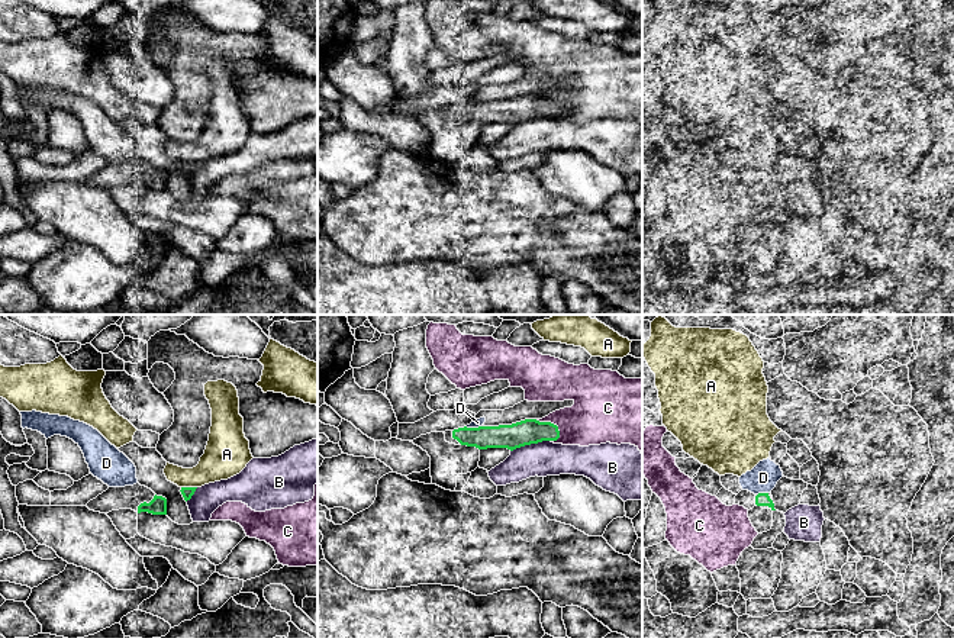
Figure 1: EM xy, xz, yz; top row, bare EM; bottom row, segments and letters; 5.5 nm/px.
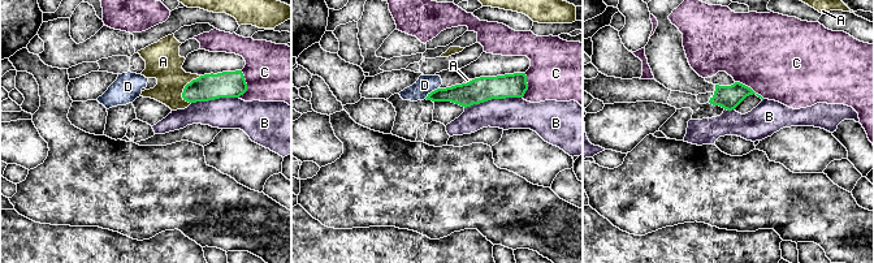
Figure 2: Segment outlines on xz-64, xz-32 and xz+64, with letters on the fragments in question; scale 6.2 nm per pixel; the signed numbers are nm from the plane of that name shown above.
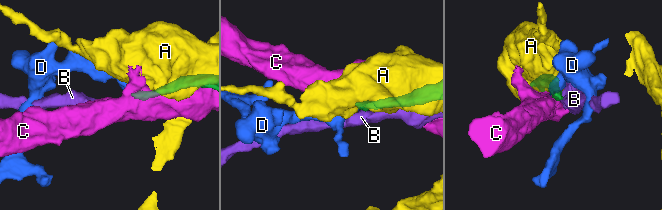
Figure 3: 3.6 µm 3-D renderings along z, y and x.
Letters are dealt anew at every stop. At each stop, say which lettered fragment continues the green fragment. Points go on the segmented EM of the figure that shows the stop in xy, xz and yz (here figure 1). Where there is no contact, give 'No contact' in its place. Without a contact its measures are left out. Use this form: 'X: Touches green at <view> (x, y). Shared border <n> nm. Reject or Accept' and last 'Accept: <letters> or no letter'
A: Touches green at xy (189, 487). Shared border 90 nm. Reject
B: Touches green at xz (529, 444). Shared border 240 nm. Reject
C: Touches green at xz (550, 422). Shared border 170 nm. Reject
D: Touches green at yz (761, 493). Shared border 70 nm. Reject
Accept: no letter

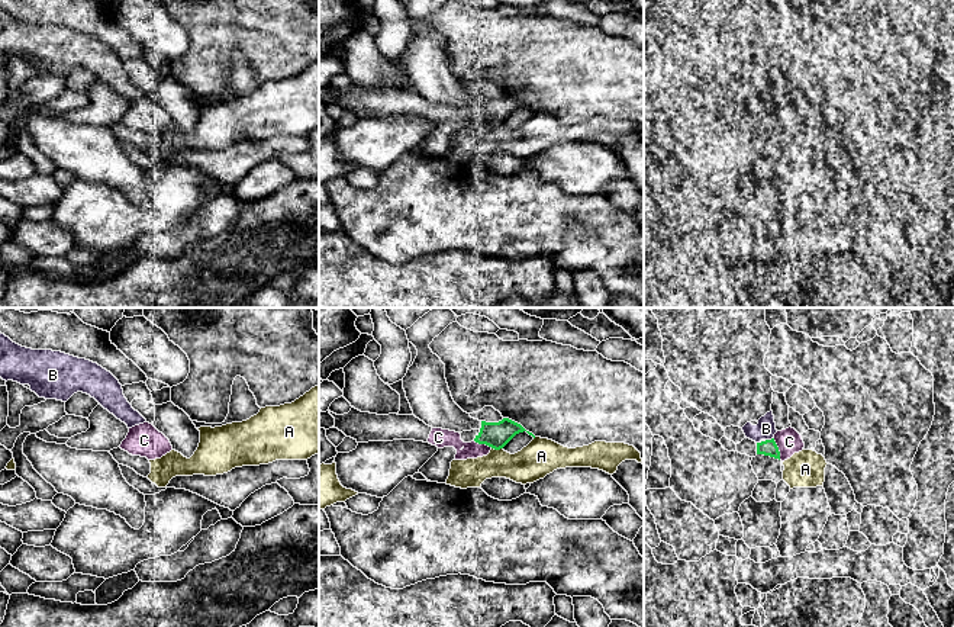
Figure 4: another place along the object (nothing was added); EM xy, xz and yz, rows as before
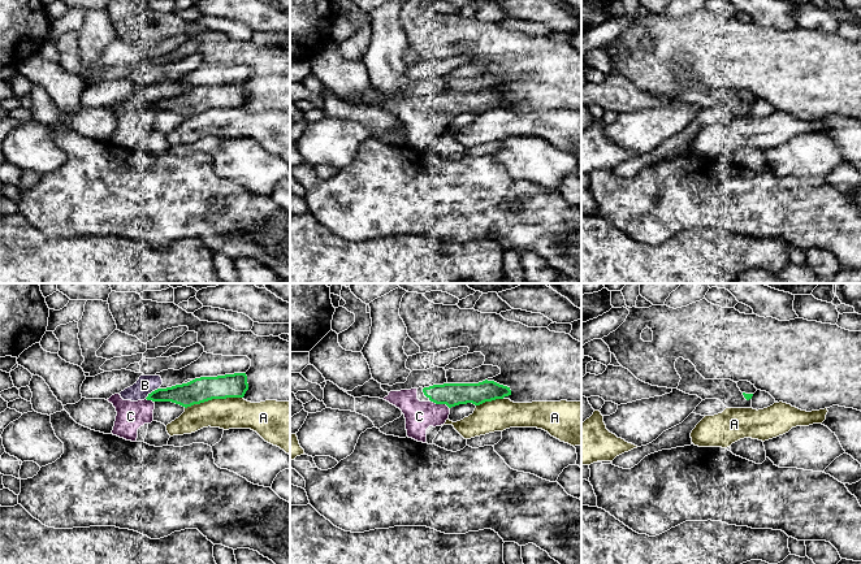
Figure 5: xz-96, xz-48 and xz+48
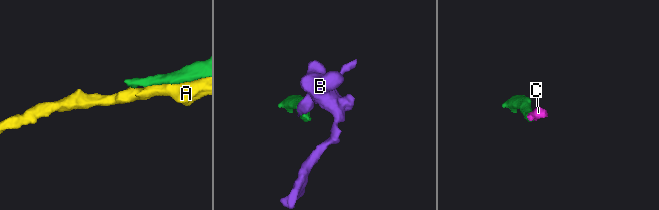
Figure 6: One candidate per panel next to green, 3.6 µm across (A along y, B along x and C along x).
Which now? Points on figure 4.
A: Touches green at xz (498, 449). Shared border 60 nm. Reject
B: Touches green at yz (769, 440). Shared border 50 nm. Reject
C: Touches green at yz (777, 449). Shared border 130 nm. Accept
Accept: C

